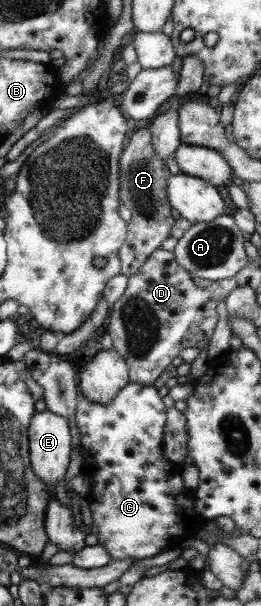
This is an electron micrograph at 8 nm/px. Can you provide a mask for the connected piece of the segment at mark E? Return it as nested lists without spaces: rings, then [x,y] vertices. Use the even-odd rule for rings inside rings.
[[[47,409],[32,414],[27,425],[28,458],[33,476],[45,484],[45,488],[54,489],[59,480],[63,479],[69,464],[71,452],[71,434],[67,421],[62,416],[57,416]]]

